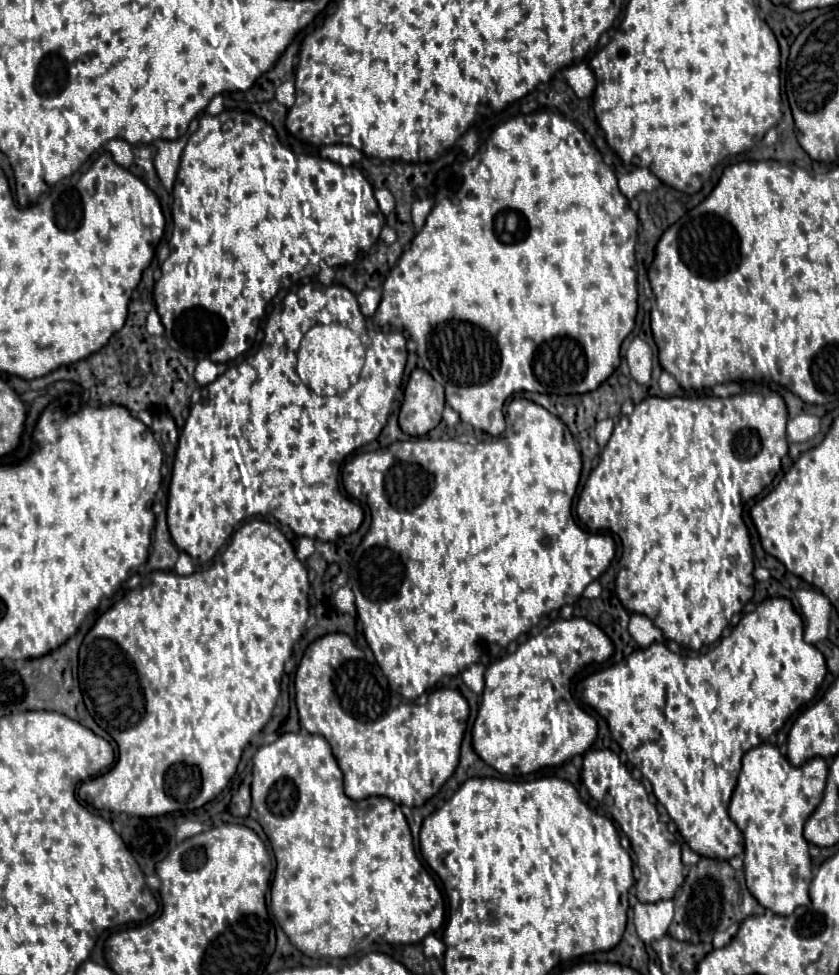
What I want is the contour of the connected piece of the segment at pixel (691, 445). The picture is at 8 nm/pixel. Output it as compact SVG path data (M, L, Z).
M743 392L729 398L717 396L701 396L701 398L657 398L649 396L639 402L631 416L621 416L615 424L615 430L599 456L599 464L591 470L589 480L583 486L577 502L577 516L591 532L615 532L623 542L623 556L621 556L621 570L617 574L617 596L621 604L629 612L645 614L653 620L653 624L663 632L665 638L675 640L681 646L691 650L701 650L701 646L709 646L717 642L723 630L729 626L733 614L739 614L743 604L753 596L753 550L747 534L747 526L743 522L743 506L747 500L755 498L765 486L771 484L775 474L781 470L781 458L787 454L787 438L785 438L785 424L788 414L783 398L777 392L769 392L767 396L757 392Z

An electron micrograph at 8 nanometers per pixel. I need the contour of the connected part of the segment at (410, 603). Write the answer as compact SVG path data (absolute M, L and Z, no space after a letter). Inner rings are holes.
M515 398L507 406L507 432L490 437L486 441L480 441L474 436L449 438L444 436L437 440L427 436L411 438L407 442L395 442L375 450L375 452L361 452L355 454L351 460L345 462L341 478L345 492L356 502L371 508L371 528L361 540L359 548L355 550L355 572L351 564L351 590L355 594L357 614L363 622L363 632L369 648L375 654L377 664L381 666L383 674L387 676L390 687L397 688L407 700L417 700L423 692L427 692L431 686L435 686L443 676L459 674L471 664L485 664L489 666L493 660L501 658L511 642L515 642L521 634L529 632L533 626L539 624L539 620L549 614L557 612L565 604L577 602L585 590L587 584L597 580L609 566L609 562L615 556L615 540L609 534L591 534L577 526L573 519L572 506L579 484L581 474L581 452L567 430L567 426L553 416L543 406L525 400Z

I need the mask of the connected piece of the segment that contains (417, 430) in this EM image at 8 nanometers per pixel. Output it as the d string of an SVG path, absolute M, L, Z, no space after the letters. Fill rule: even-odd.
M415 368L405 386L405 400L399 410L401 430L409 436L425 436L441 422L443 406L443 386L427 370Z

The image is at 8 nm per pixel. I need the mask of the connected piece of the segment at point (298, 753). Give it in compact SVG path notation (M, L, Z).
M305 730L301 732L287 732L281 734L275 742L261 746L255 756L253 756L253 770L251 782L251 798L252 805L250 817L256 820L269 838L271 842L272 852L275 856L275 873L270 887L271 904L270 912L275 916L275 920L279 922L279 926L283 928L283 932L287 934L287 938L291 940L291 944L295 944L303 954L311 956L311 958L319 958L319 956L347 956L351 950L363 950L363 946L375 942L377 938L389 942L389 944L417 944L421 942L427 934L435 932L441 924L443 924L443 916L445 916L445 906L443 906L443 898L441 892L435 884L435 880L429 876L429 872L423 868L423 864L419 862L415 850L413 850L413 840L411 840L411 830L409 824L401 812L401 806L385 796L371 796L365 800L351 800L345 796L343 787L343 773L337 766L337 760L331 754L331 748L327 744L327 740L323 740L323 736L317 734L309 734Z

